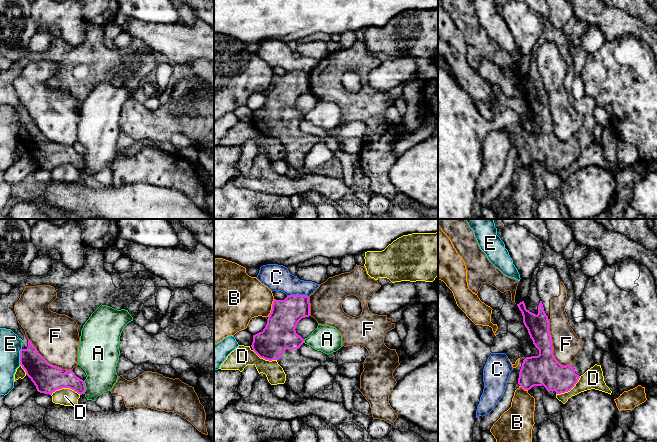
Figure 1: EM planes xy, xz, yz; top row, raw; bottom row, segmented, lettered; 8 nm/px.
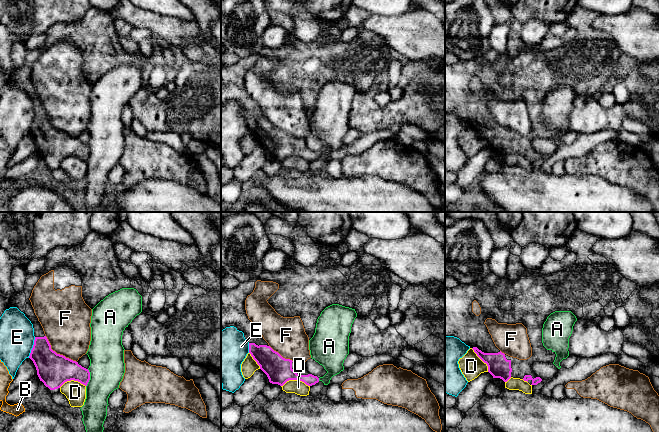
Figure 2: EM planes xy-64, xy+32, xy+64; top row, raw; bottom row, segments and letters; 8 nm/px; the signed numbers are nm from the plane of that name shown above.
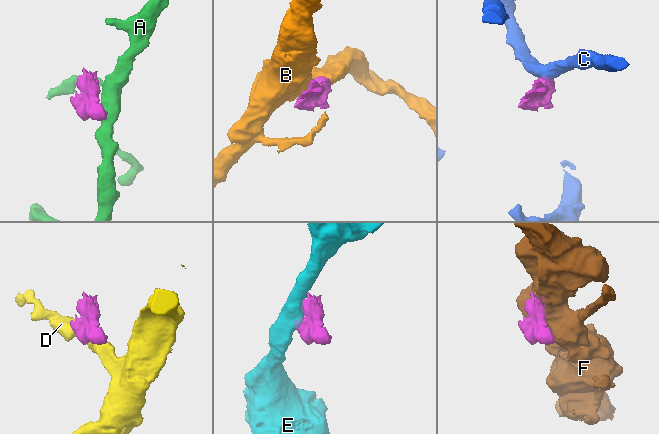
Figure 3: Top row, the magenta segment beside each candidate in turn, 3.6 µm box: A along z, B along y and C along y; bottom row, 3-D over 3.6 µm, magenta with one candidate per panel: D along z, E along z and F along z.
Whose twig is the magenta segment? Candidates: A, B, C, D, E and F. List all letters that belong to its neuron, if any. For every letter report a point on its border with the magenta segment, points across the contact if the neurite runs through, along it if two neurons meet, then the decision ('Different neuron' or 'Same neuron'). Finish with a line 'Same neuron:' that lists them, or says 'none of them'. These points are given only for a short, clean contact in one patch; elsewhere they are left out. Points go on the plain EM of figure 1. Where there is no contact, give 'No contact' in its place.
A: Touches magenta at xy (85, 163). Boundary: xy (83, 157), (84, 169). Different neuron
B: Touches magenta at xz (272, 84). Different neuron
C: Touches magenta at xz (297, 70). Boundary: xz (287, 71), (304, 70), (308, 73). Different neuron
D: Touches magenta at xy (66, 163). Different neuron
E: Touches magenta at xy (20, 132). Different neuron
F: Touches magenta at yz (552, 123). Different neuron
Same neuron: none of them

